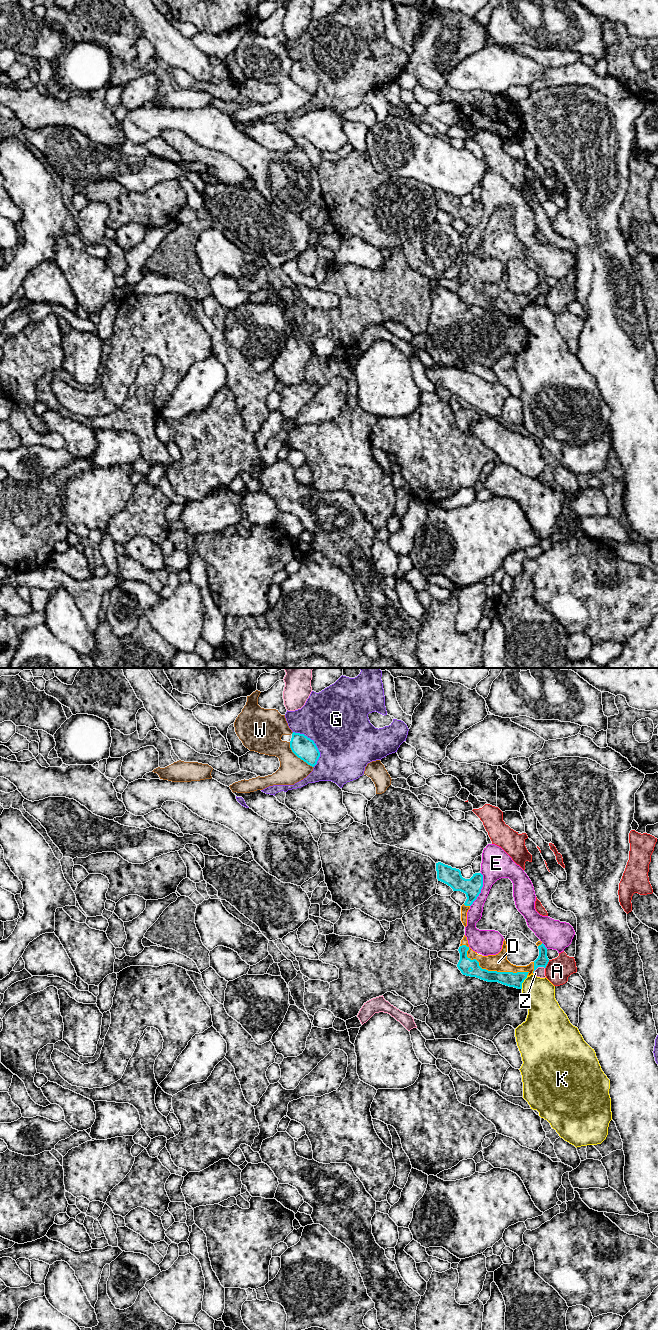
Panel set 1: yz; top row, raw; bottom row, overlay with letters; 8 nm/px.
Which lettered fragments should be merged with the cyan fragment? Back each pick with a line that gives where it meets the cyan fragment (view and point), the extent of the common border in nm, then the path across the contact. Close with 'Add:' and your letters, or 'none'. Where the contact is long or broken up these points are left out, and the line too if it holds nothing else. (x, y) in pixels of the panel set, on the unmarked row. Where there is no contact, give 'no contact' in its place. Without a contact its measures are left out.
D: yz (489, 299) | 600 nm
Add: D

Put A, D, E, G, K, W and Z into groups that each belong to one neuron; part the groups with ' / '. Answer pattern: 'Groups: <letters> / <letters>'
Groups: A / D / E / G / K / W / Z

